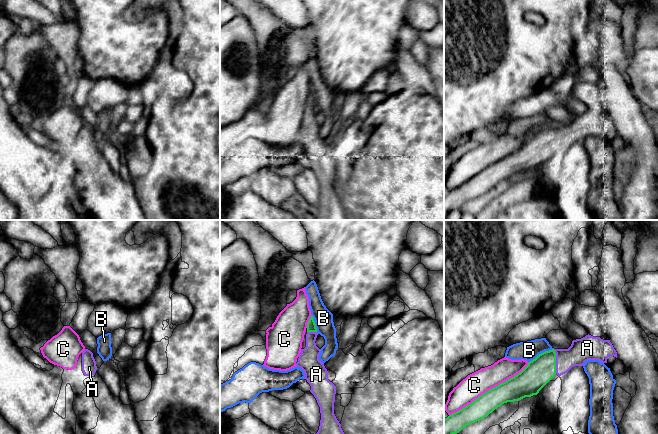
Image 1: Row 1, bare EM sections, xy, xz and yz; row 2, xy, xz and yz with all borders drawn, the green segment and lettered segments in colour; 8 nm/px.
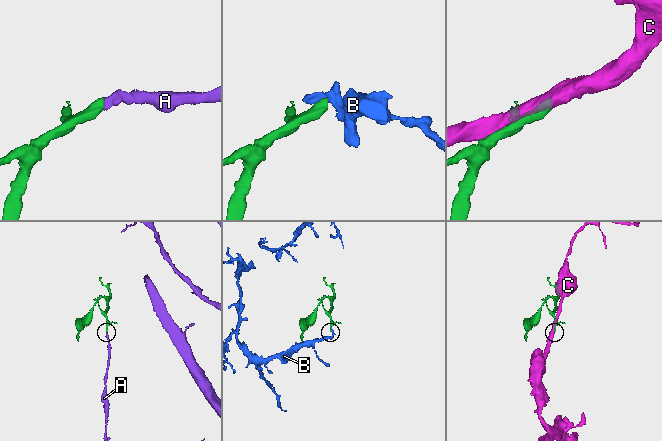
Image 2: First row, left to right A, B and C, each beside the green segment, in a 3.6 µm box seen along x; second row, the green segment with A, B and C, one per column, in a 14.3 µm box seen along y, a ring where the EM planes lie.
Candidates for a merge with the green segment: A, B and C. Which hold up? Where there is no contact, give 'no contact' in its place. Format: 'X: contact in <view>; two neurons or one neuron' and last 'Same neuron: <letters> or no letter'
A: contact in yz; one neuron
B: contact in yz; two neurons
C: contact in yz; two neurons
Same neuron: A

